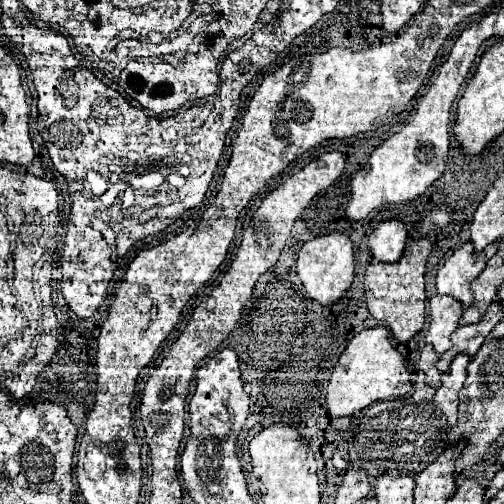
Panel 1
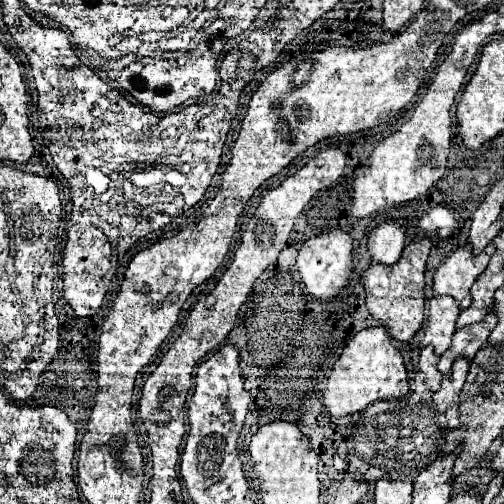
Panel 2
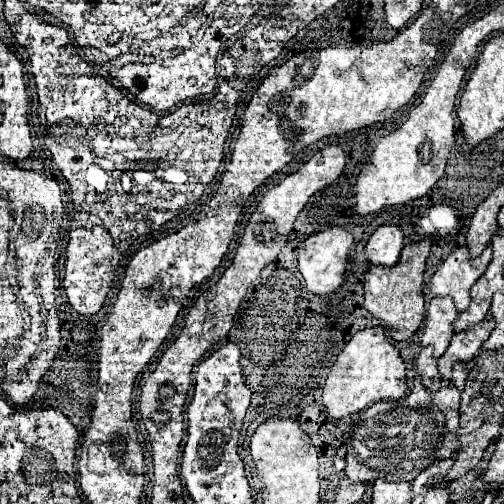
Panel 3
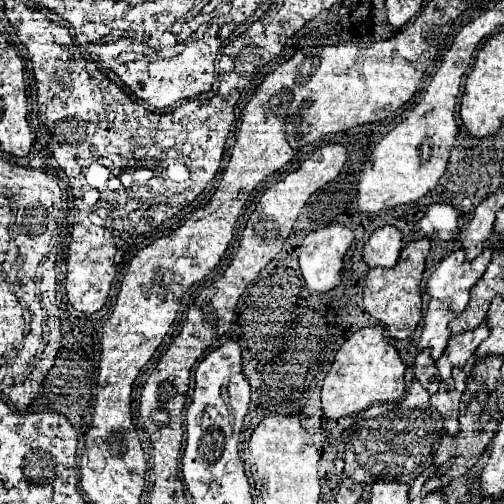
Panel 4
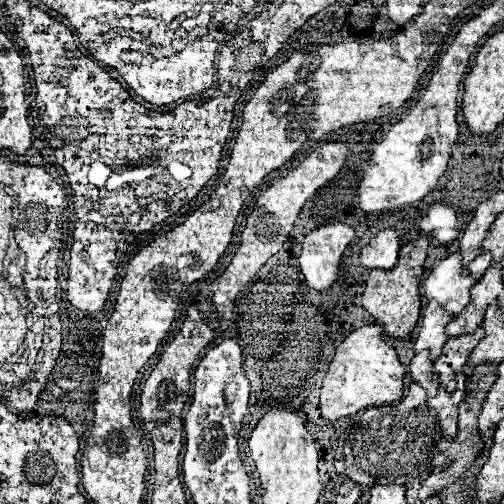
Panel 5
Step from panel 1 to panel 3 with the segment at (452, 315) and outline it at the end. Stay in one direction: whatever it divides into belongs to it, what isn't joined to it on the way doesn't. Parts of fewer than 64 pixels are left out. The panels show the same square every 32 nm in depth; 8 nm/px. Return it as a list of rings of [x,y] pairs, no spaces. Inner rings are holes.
[[[432,298],[424,318],[424,334],[420,346],[434,346],[434,358],[440,358],[450,344],[452,338],[452,320],[458,316],[456,308],[452,308],[452,300]]]

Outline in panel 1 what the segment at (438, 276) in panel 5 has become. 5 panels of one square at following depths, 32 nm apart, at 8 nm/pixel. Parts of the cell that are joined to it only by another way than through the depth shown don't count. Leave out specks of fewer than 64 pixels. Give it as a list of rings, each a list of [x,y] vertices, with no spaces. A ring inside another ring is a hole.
[[[466,242],[462,248],[458,248],[436,274],[438,294],[448,294],[468,308],[472,304],[470,284],[486,268],[486,262],[494,252],[496,244],[486,246],[480,254],[474,254],[472,242]]]

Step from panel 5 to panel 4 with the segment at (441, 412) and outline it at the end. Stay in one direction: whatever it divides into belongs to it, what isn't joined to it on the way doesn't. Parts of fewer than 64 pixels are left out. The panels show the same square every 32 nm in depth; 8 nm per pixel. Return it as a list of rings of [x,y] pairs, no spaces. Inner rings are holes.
[[[458,368],[454,372],[454,390],[448,390],[446,383],[441,382],[439,390],[430,398],[430,404],[440,412],[442,422],[444,422],[444,430],[450,436],[456,436],[458,432],[458,404],[460,398],[464,394],[464,382],[466,382],[466,374],[462,368]]]

